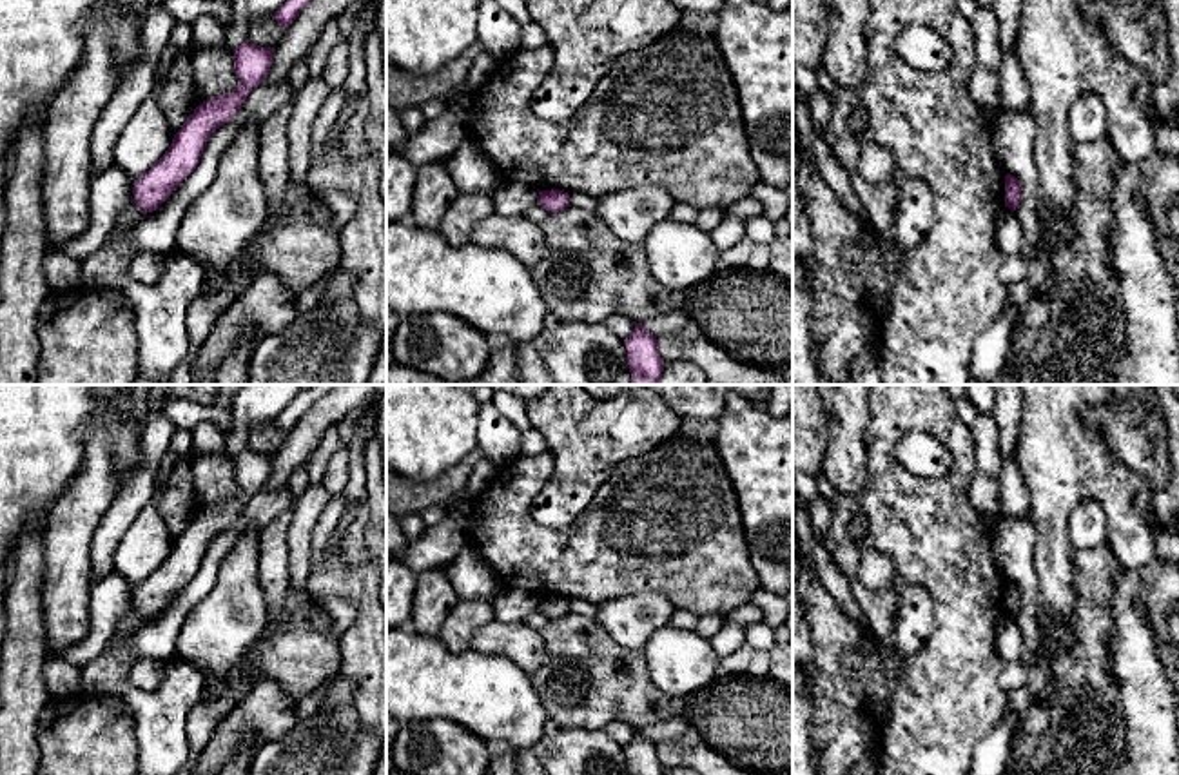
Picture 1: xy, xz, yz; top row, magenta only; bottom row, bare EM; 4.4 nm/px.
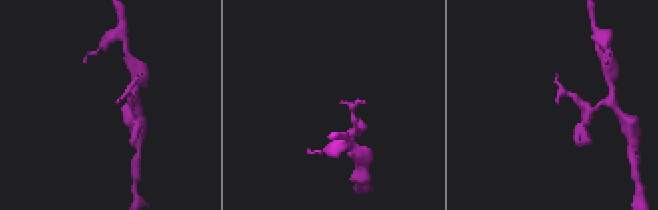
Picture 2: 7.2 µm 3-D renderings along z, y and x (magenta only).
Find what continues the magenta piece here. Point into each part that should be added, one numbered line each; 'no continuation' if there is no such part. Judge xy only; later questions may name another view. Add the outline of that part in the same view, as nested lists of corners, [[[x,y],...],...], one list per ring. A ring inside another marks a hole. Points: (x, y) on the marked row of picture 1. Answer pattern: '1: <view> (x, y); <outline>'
no continuation

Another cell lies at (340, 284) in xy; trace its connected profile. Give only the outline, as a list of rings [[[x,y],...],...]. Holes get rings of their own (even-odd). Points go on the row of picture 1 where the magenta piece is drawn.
[[[337,265],[332,272],[325,276],[325,290],[321,303],[332,305],[343,299],[354,299],[354,276]]]

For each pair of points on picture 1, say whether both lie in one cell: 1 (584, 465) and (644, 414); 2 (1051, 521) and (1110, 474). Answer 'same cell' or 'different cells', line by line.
1: same cell
2: same cell

